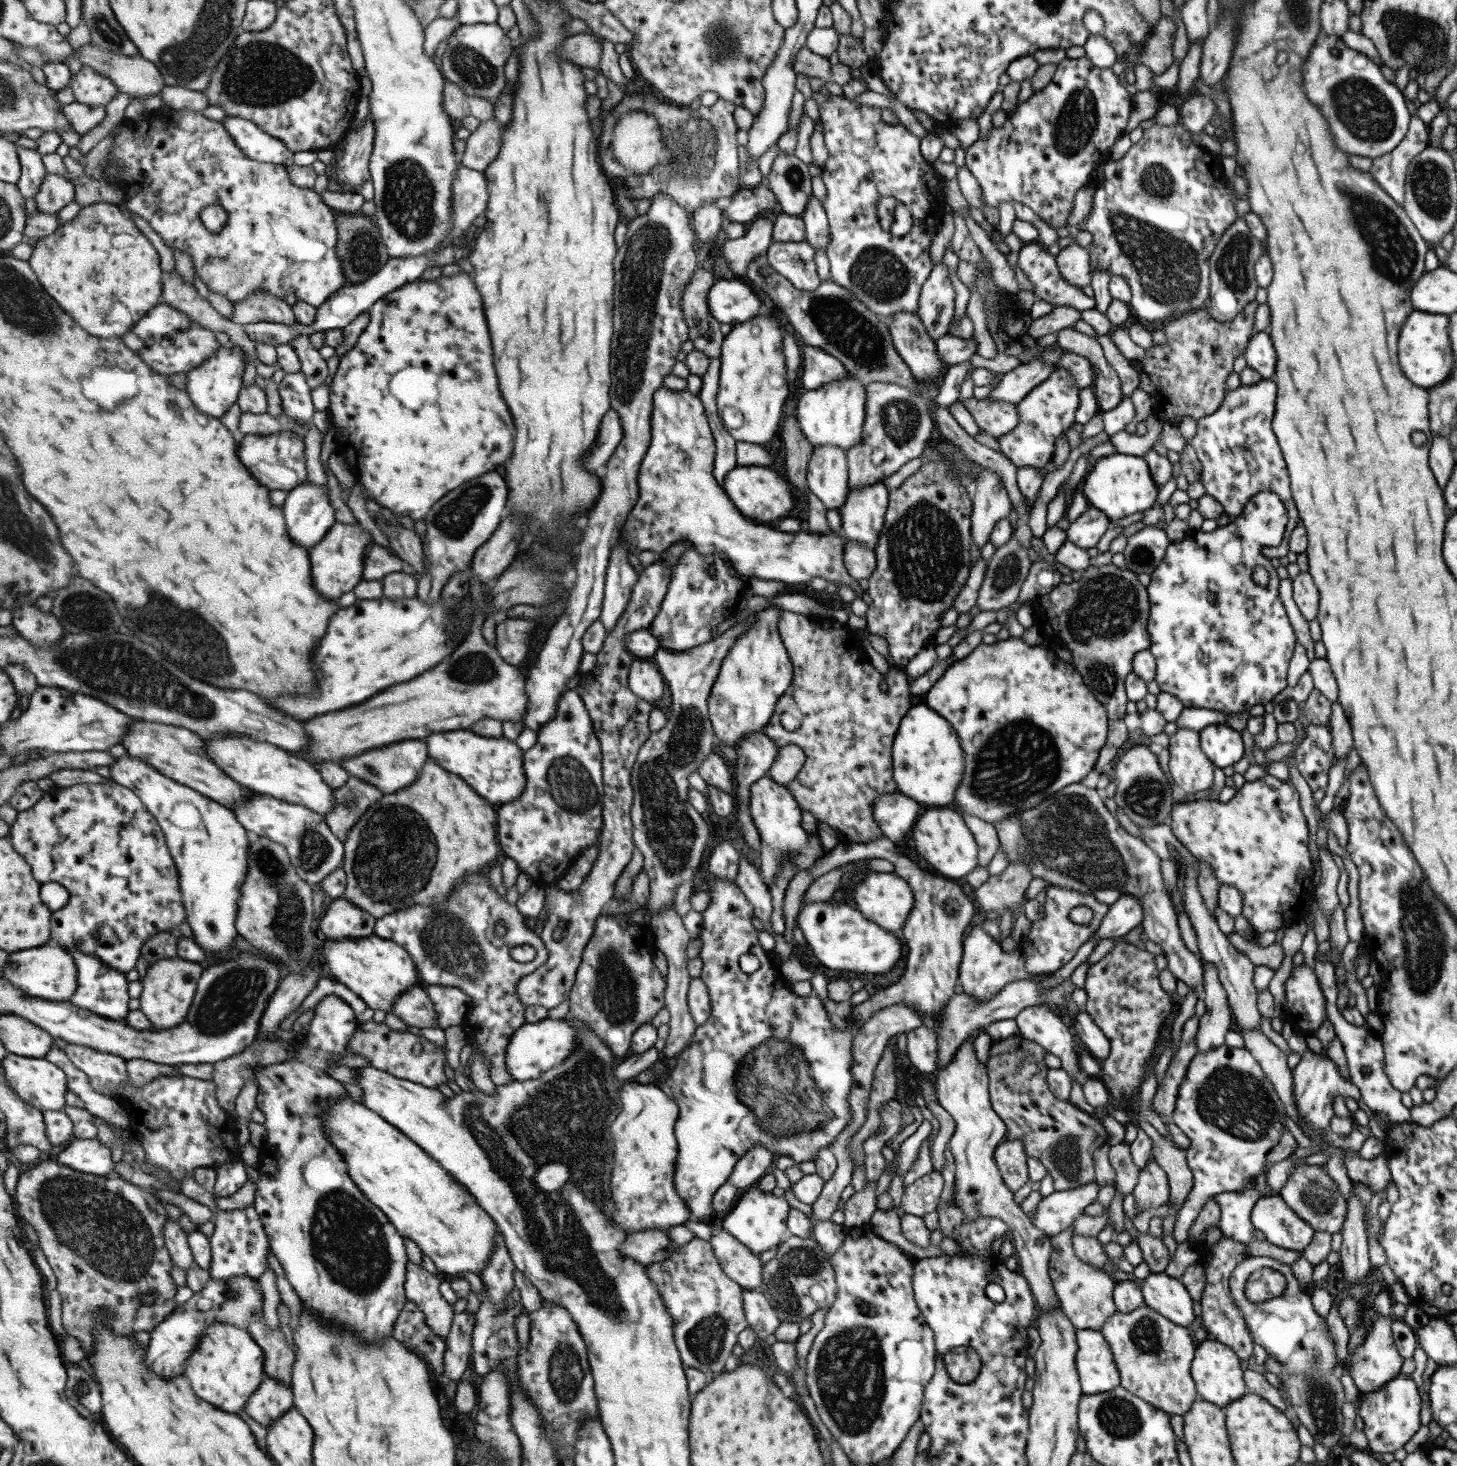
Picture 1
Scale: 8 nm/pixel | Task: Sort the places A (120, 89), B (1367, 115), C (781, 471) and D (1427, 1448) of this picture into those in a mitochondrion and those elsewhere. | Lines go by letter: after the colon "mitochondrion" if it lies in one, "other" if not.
A: other
B: mitochondrion
C: other
D: other

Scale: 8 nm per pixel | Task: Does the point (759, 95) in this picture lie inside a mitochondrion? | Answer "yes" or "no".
no

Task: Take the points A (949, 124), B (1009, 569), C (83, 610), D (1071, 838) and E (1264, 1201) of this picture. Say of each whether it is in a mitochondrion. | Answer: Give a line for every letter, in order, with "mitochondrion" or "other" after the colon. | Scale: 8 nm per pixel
A: other
B: mitochondrion
C: mitochondrion
D: mitochondrion
E: other

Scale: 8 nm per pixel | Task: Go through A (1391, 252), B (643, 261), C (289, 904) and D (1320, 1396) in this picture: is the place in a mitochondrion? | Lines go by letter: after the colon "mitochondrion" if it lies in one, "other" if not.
A: mitochondrion
B: mitochondrion
C: mitochondrion
D: mitochondrion

